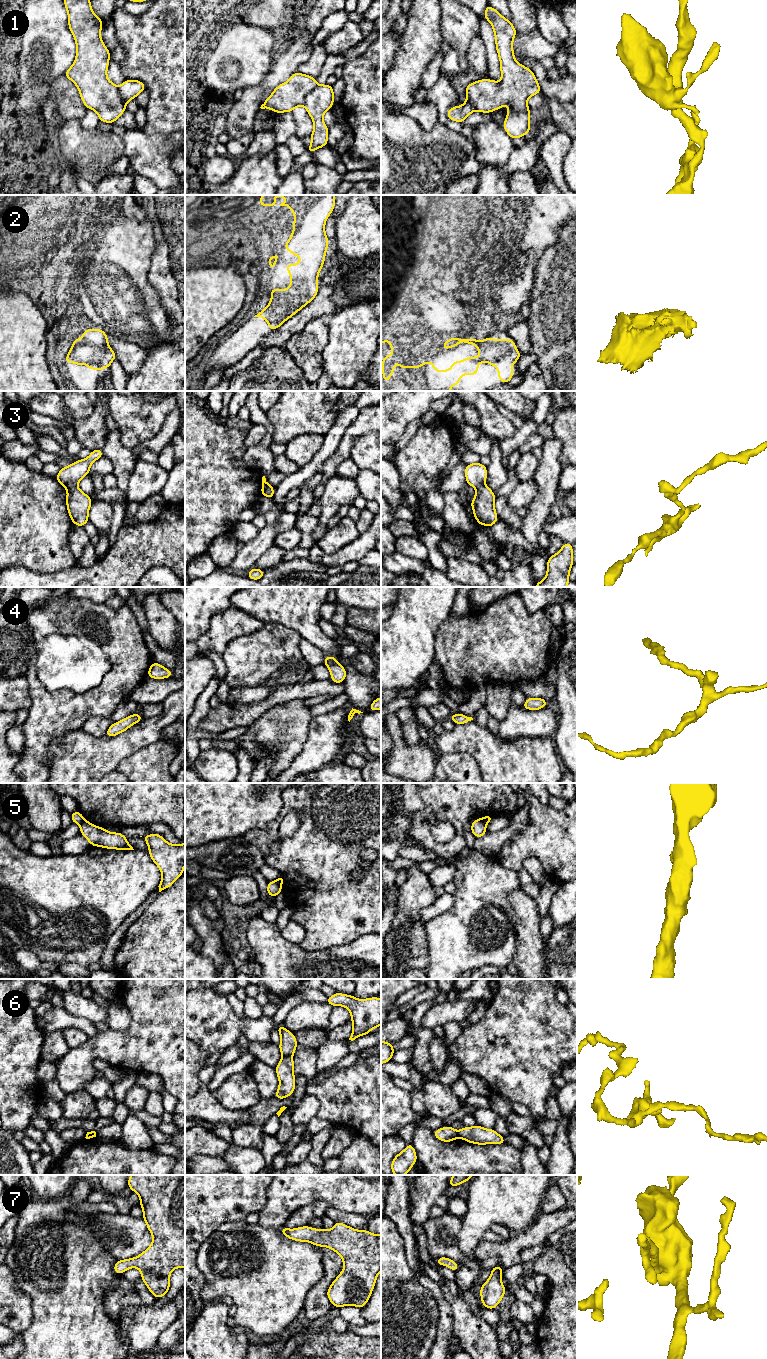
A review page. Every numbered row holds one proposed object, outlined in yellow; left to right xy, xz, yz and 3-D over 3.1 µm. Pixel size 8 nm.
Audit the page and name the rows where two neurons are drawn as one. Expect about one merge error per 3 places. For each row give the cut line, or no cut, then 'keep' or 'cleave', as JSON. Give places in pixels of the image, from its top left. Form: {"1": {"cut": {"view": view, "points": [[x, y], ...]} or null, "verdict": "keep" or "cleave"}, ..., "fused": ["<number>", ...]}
{"1": {"cut": {"view": "xz", "points": [[318, 85], [306, 96], [303, 105]]}, "verdict": "cleave"}, "2": {"cut": null, "verdict": "keep"}, "3": {"cut": {"view": "xz", "points": [[273, 487], [261, 494]]}, "verdict": "cleave"}, "4": {"cut": null, "verdict": "keep"}, "5": {"cut": {"view": "yz", "points": [[480, 819], [486, 823]]}, "verdict": "cleave"}, "6": {"cut": {"view": "xz", "points": [[291, 1055], [283, 1057]]}, "verdict": "cleave"}, "7": {"cut": null, "verdict": "keep"}, "fused": ["1", "3", "5", "6"]}

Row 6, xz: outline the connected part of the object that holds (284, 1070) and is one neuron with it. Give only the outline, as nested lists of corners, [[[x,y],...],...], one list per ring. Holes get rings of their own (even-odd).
[[[284,1056],[275,1067],[276,1074],[279,1079],[279,1087],[274,1097],[277,1099],[284,1099],[293,1095],[295,1090],[295,1075],[293,1069],[295,1065],[293,1063],[292,1056]]]

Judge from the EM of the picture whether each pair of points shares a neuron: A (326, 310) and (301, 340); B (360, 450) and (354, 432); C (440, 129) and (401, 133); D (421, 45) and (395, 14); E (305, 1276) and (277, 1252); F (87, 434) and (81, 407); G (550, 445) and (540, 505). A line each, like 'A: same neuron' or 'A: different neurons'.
A: different neurons
B: different neurons
C: same neuron
D: different neurons
E: same neuron
F: different neurons
G: same neuron

